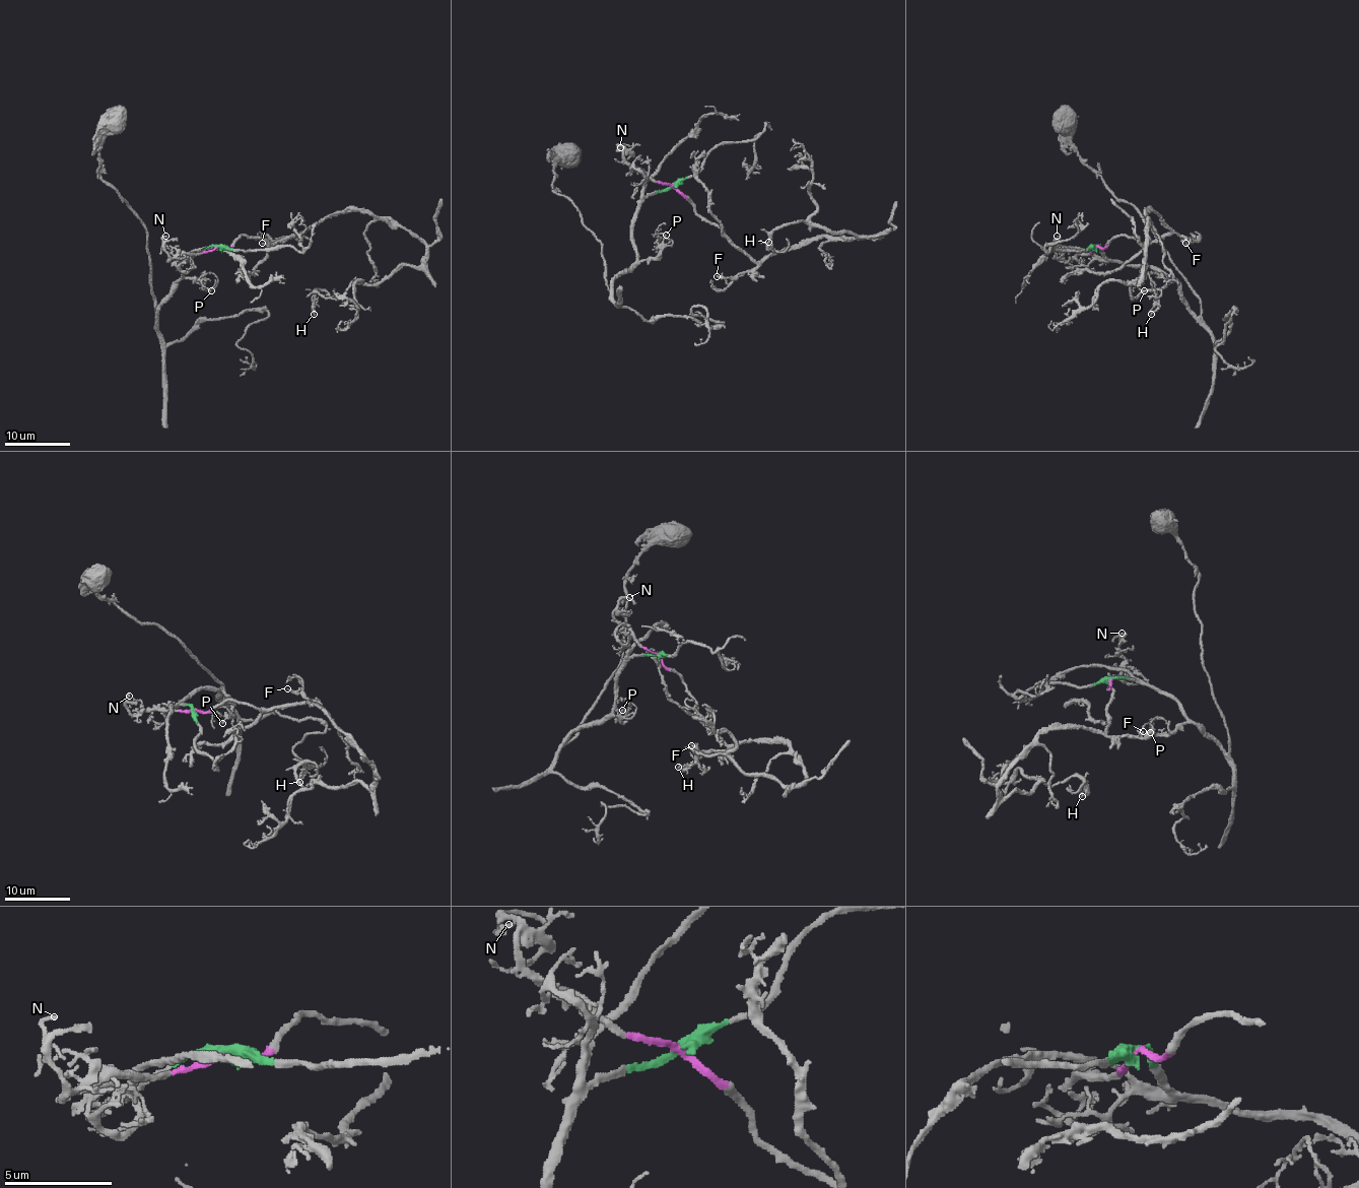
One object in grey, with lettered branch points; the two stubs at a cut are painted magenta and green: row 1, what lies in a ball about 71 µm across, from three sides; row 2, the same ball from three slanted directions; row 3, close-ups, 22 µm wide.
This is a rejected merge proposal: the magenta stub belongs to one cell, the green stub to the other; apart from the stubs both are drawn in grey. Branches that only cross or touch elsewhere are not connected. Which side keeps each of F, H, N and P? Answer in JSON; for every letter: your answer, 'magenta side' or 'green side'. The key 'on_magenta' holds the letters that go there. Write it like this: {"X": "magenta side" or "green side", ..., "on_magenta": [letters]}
{"F": "magenta side", "H": "magenta side", "N": "magenta side", "P": "green side", "on_magenta": ["F", "H", "N"]}

